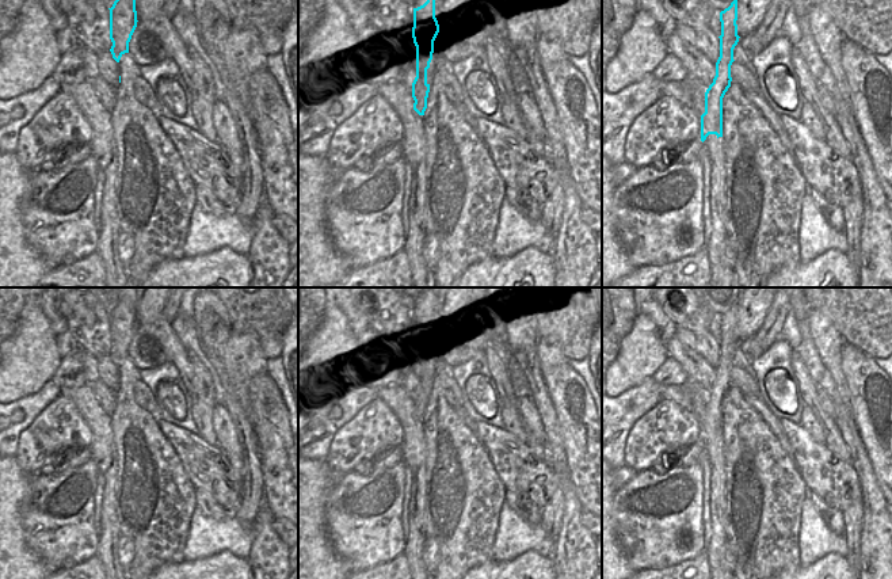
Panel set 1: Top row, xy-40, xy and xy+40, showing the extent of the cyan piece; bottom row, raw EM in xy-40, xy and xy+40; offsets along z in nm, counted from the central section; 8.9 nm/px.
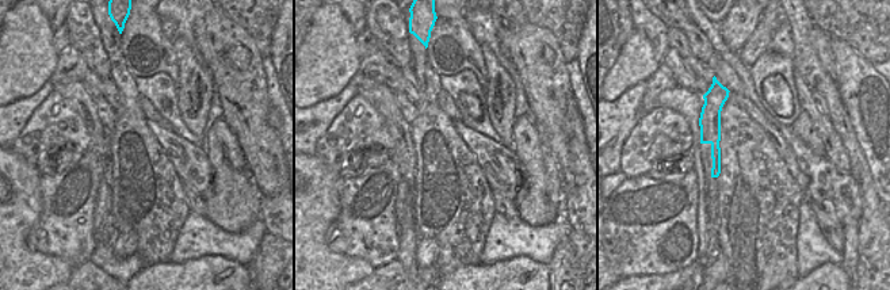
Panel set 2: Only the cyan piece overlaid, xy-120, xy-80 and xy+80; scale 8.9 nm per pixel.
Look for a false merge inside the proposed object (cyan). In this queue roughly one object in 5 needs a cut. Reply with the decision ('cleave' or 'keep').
keep

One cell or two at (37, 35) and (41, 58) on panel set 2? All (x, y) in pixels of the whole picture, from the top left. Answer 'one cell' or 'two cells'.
one cell

